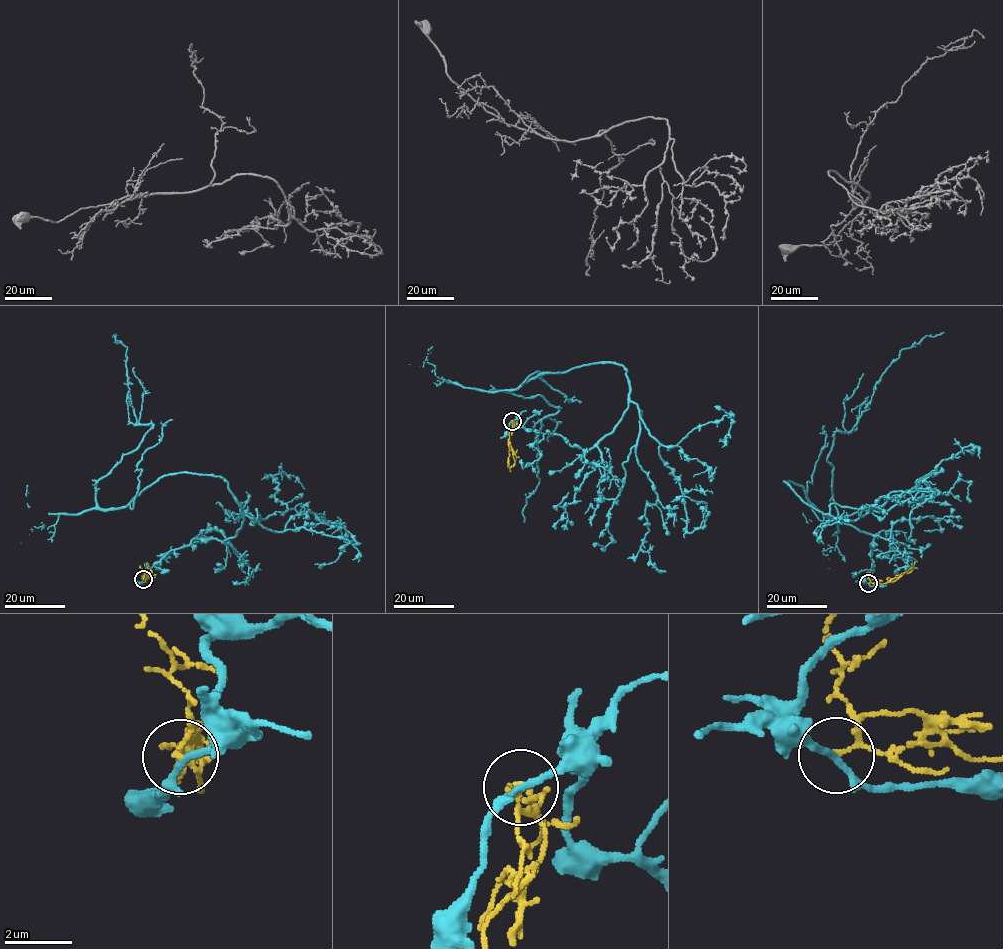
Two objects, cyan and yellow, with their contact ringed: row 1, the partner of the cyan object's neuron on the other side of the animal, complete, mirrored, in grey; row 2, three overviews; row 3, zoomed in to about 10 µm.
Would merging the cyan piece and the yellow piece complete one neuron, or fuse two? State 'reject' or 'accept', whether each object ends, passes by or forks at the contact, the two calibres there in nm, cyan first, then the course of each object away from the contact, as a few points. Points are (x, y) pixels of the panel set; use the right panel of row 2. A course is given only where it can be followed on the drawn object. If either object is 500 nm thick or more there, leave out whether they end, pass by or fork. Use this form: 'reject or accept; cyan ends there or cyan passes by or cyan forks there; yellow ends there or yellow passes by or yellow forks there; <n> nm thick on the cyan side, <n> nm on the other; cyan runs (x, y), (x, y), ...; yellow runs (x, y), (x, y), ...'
reject; cyan passes by; yellow passes by; 180 nm thick on the cyan side, 110 nm on the other; cyan runs (868, 583), (880, 532), (827, 516), (784, 481), (837, 522), (834, 432), (850, 431), (901, 350), (944, 332); yellow runs (868, 583), (888, 583), (900, 576), (916, 560)

